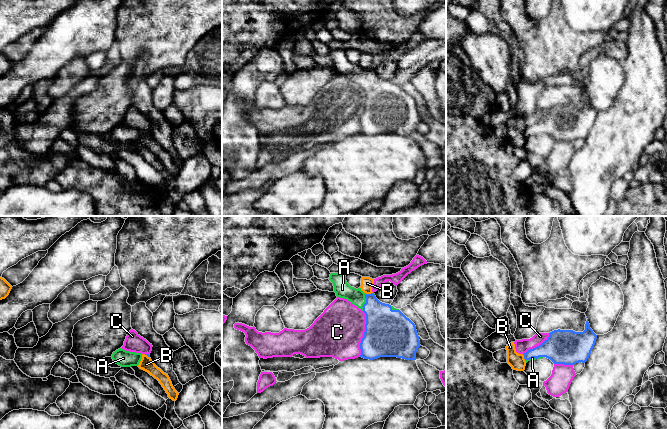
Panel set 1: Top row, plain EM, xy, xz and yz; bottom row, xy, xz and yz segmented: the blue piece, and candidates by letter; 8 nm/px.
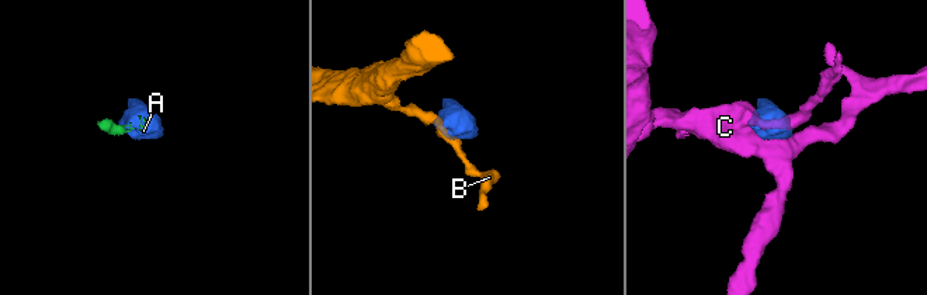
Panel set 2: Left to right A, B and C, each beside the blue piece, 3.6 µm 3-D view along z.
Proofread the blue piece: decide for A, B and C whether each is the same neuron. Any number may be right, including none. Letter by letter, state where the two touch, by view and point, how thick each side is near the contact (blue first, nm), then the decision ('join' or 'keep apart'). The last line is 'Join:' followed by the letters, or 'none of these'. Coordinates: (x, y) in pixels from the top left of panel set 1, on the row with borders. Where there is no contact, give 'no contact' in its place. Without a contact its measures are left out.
A: xz (366, 302) | 320/130 nm | join
B: xz (369, 294) | 260/100 nm | keep apart
C: xz (364, 334) | 380/400 nm | keep apart
Join: A

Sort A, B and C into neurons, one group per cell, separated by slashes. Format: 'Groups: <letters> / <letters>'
Groups: A / B / C

